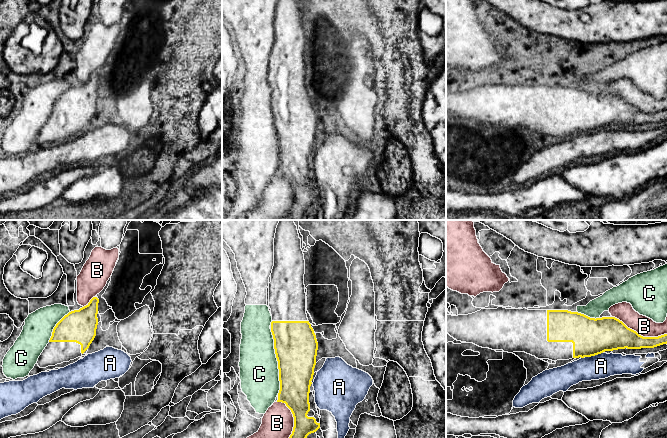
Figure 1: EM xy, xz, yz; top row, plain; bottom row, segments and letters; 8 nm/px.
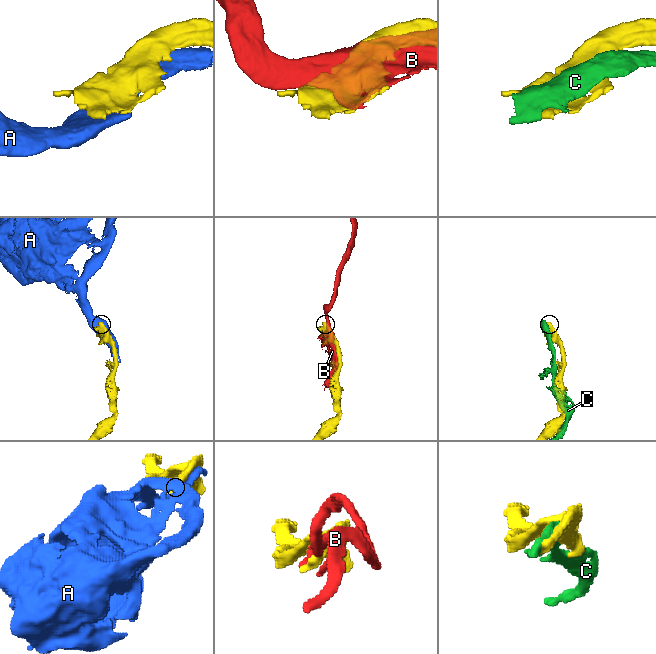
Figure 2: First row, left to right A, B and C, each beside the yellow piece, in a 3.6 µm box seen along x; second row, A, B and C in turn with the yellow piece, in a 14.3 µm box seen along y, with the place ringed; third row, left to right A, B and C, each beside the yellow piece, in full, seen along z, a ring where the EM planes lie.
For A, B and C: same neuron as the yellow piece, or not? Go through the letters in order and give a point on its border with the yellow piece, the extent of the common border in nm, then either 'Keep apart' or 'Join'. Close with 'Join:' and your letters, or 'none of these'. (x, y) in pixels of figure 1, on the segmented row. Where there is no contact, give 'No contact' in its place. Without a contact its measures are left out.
A: Touches yellow at yz (593, 355). Shared border 150 nm. Keep apart
B: Touches yellow at yz (638, 334). Shared border 460 nm. Keep apart
C: Touches yellow at xz (278, 362). Shared border 550 nm. Keep apart
Join: none of these

